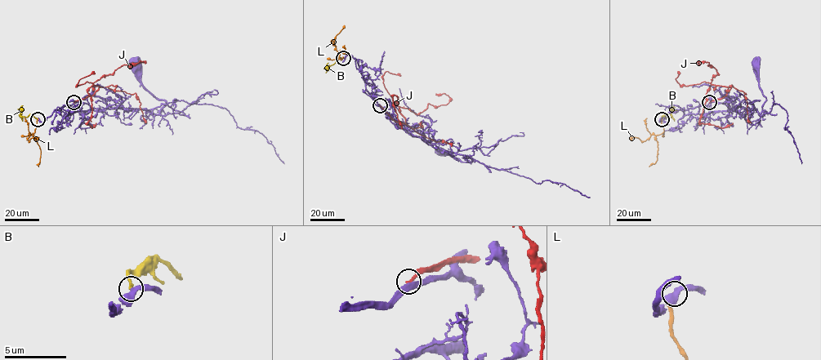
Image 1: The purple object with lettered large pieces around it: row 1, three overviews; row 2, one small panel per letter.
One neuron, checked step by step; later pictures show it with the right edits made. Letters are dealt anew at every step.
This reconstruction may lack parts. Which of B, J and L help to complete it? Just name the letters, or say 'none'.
B

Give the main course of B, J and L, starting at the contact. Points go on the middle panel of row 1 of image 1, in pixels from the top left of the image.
B: (343, 58), (338, 58), (326, 67), (328, 68)
J: (380, 105), (404, 123), (399, 106), (418, 114), (428, 104), (438, 106), (449, 101), (444, 93), (435, 95)
L: (344, 58), (341, 60), (338, 52), (346, 54), (345, 45)

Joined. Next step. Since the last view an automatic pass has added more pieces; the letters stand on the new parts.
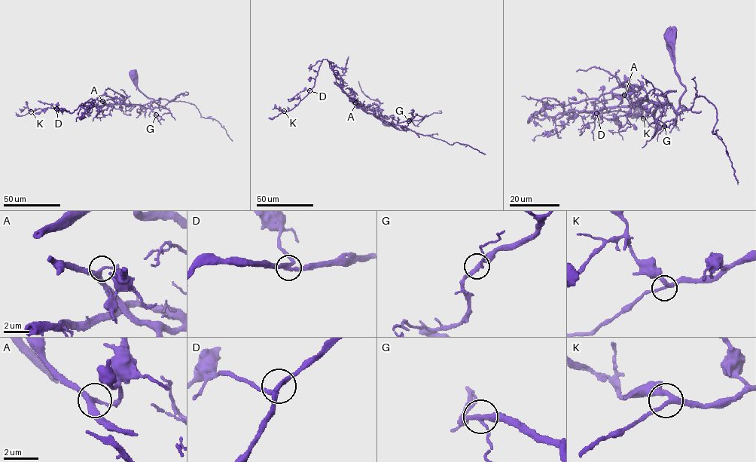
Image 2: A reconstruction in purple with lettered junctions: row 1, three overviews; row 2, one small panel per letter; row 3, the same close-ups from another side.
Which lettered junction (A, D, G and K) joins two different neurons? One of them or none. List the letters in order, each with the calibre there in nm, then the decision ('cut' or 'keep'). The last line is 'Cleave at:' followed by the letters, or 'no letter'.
A: 280 nm thick; keep
D: 260 nm thick; keep
G: 240 nm thick; keep
K: 240 nm thick; keep
Cleave at: no letter

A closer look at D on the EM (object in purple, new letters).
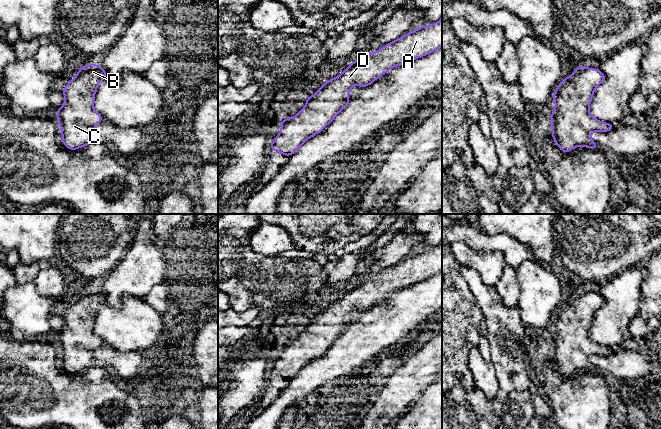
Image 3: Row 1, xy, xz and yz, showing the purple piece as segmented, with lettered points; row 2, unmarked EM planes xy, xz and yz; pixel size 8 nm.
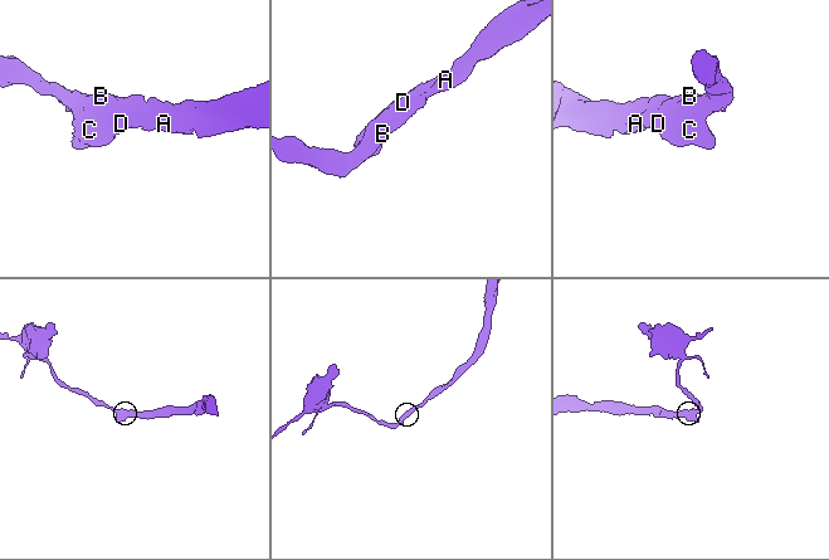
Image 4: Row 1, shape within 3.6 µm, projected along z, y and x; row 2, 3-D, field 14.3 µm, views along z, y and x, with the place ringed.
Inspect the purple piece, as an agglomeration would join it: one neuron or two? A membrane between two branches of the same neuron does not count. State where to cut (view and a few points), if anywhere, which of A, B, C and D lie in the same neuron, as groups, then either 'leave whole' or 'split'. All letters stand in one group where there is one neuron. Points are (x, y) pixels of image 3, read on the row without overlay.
no cut | A B C D | leave whole

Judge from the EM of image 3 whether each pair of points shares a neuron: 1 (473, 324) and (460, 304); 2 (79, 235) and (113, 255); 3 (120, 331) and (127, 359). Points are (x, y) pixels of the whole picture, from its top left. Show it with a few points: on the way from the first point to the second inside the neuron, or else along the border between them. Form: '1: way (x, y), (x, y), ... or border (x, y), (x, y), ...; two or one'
1: way (471, 319), (471, 315), (465, 309); one
2: way (87, 237), (93, 241), (99, 241), (105, 247); one
3: border (103, 343), (121, 351), (138, 352); two

